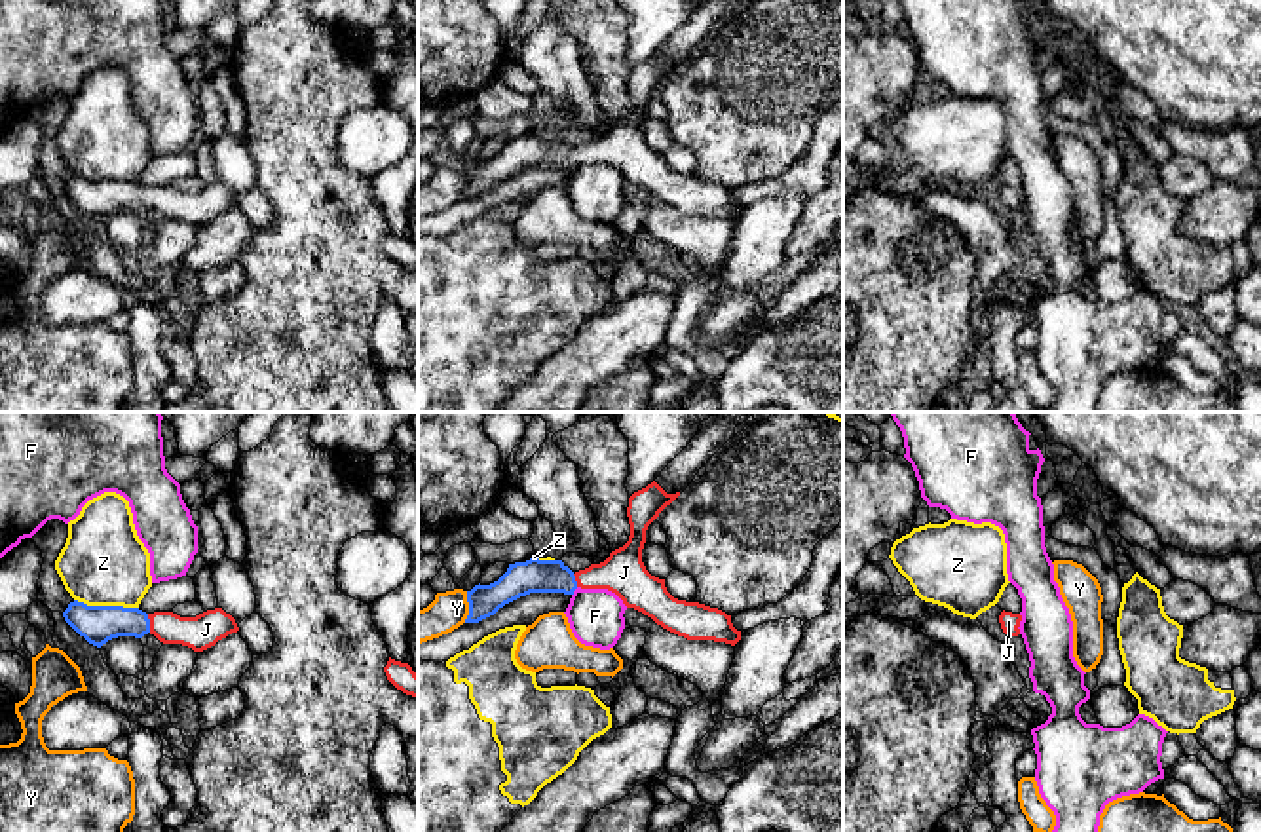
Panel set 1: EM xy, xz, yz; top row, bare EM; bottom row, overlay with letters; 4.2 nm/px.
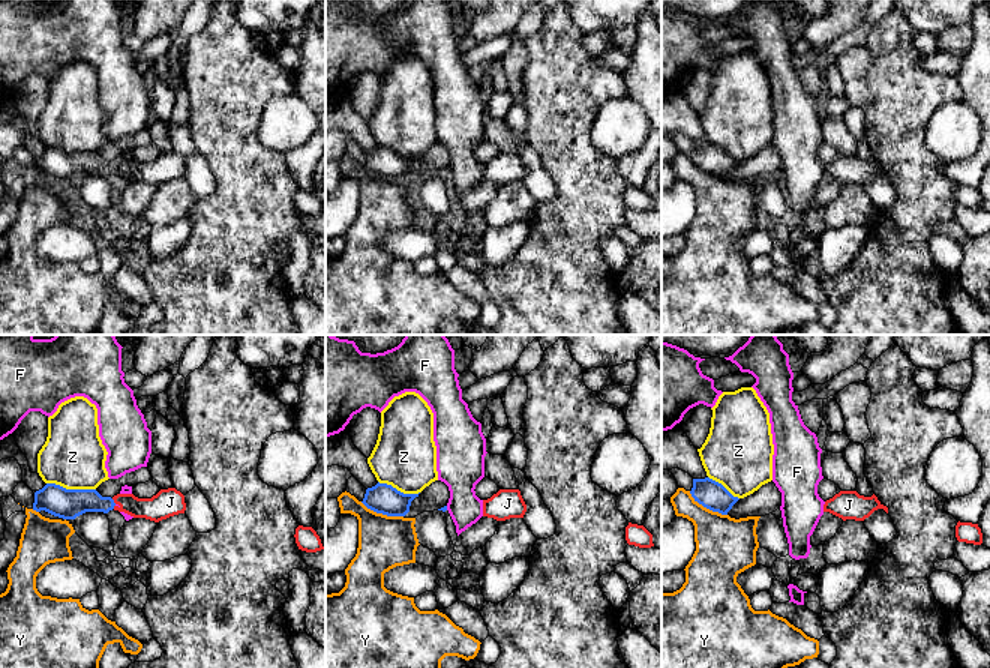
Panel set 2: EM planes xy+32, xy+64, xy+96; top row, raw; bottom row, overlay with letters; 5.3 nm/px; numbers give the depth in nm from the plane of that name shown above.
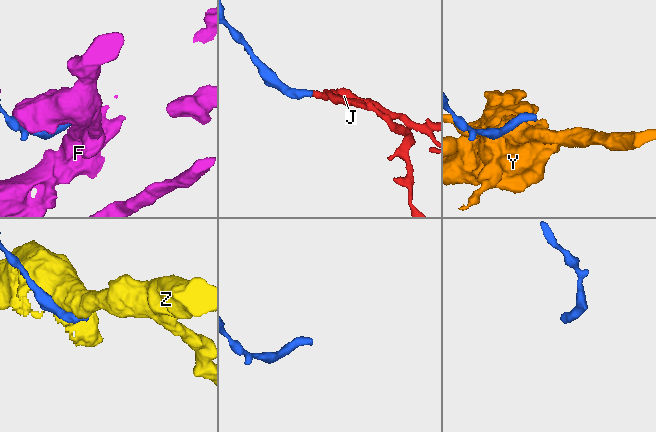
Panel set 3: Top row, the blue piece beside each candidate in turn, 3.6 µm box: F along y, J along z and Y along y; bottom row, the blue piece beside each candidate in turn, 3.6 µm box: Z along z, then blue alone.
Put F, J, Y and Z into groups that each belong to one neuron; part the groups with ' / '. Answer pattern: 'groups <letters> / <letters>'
groups F / J / Y / Z

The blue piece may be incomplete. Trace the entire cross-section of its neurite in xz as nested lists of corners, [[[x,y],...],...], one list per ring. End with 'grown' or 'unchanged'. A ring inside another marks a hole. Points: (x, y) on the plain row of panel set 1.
[[[655,55],[629,72],[629,116],[612,125],[600,139],[572,146],[562,135],[530,133],[509,139],[507,146],[490,160],[475,160],[467,165],[469,190],[465,198],[479,198],[494,190],[505,179],[530,167],[574,169],[581,163],[608,163],[627,182],[651,192],[663,203],[687,215],[714,215],[735,220],[741,205],[731,190],[699,177],[674,173],[665,154],[651,150],[642,137],[648,101],[670,80],[680,66],[667,68]]] | grown

